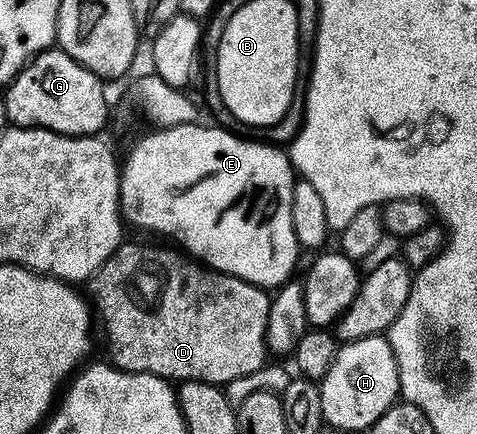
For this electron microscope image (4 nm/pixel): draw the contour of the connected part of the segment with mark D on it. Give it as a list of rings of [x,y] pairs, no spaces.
[[[121,241],[120,247],[102,264],[102,268],[90,279],[92,294],[90,302],[94,307],[97,319],[104,321],[104,338],[108,341],[107,361],[117,370],[125,370],[131,374],[153,374],[159,378],[182,382],[210,382],[213,384],[226,384],[230,380],[238,380],[238,376],[250,376],[250,372],[258,372],[269,361],[270,351],[266,344],[266,316],[270,294],[265,287],[255,286],[238,276],[230,276],[221,270],[213,270],[211,266],[181,252],[179,249],[167,250],[164,246],[143,246],[140,242]]]

